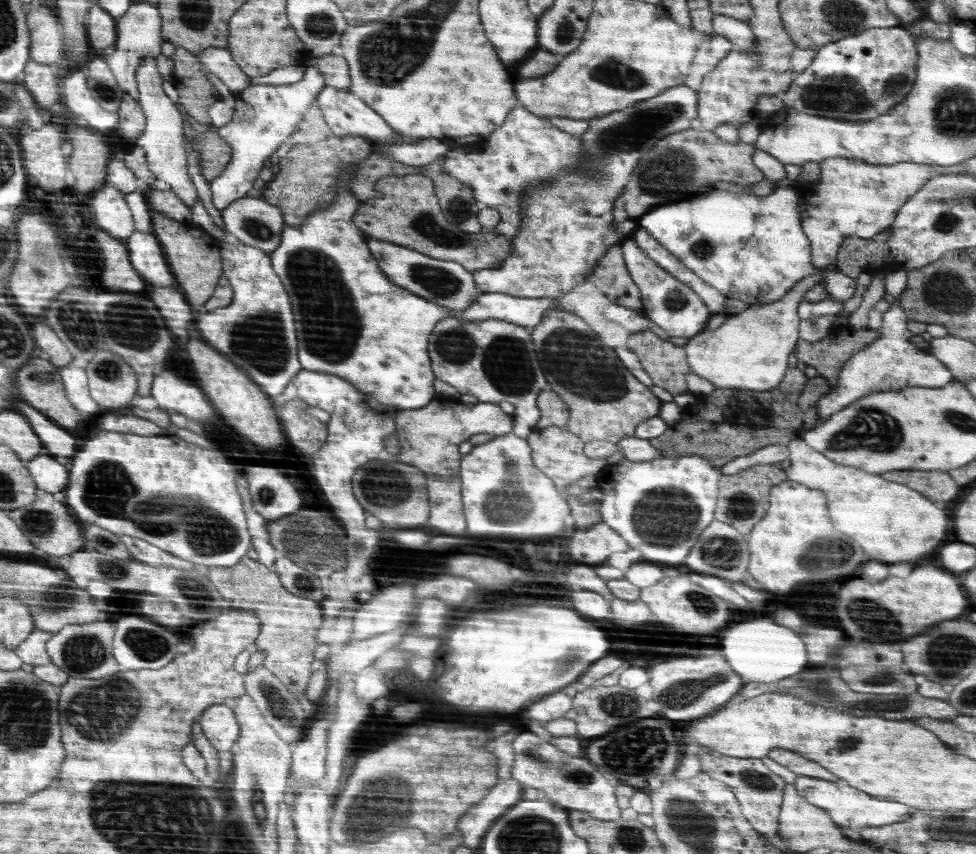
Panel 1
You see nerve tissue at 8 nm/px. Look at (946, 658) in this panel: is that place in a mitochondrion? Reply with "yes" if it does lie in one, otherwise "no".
yes

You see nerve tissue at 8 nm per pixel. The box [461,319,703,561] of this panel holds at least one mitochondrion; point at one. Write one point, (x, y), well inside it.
(574, 360)

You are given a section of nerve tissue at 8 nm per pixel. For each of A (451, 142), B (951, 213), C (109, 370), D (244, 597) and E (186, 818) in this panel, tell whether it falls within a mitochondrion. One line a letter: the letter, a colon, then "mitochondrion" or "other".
A: other
B: mitochondrion
C: mitochondrion
D: other
E: mitochondrion

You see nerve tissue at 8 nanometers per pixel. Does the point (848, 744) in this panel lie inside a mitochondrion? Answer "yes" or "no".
yes

